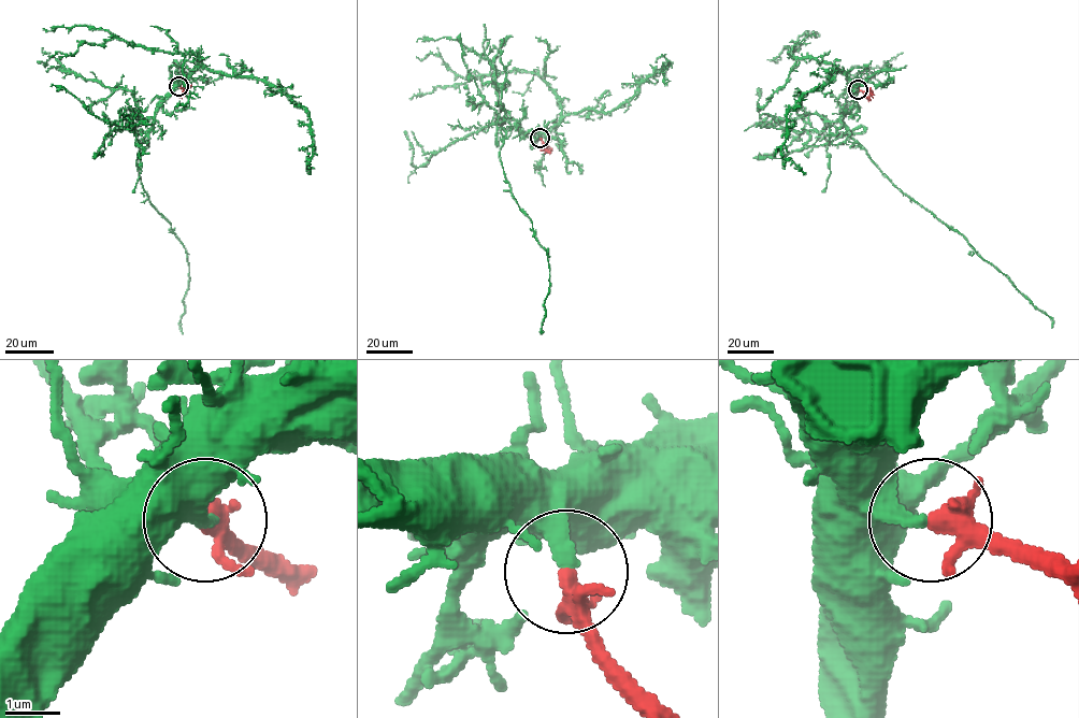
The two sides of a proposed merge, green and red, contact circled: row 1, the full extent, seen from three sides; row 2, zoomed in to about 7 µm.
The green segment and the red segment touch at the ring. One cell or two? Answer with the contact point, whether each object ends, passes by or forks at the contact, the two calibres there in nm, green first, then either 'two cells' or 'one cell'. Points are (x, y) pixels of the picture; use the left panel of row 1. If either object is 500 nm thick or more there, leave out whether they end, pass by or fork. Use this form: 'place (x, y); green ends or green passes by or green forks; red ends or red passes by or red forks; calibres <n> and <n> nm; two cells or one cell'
place (178, 86); green ends; red passes by; calibres 360 and 320 nm; one cell

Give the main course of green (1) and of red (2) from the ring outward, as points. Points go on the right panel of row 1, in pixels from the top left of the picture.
1: (857, 89), (851, 108), (842, 118), (851, 138), (894, 184), (959, 231), (1052, 320), (1052, 328)
2: (858, 89), (868, 91), (871, 100)

